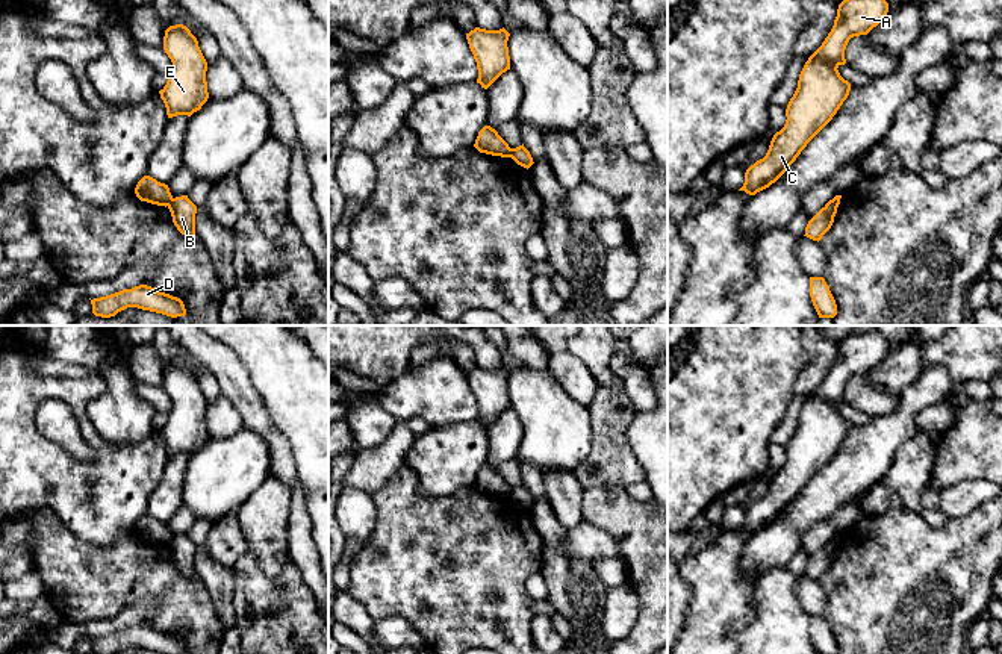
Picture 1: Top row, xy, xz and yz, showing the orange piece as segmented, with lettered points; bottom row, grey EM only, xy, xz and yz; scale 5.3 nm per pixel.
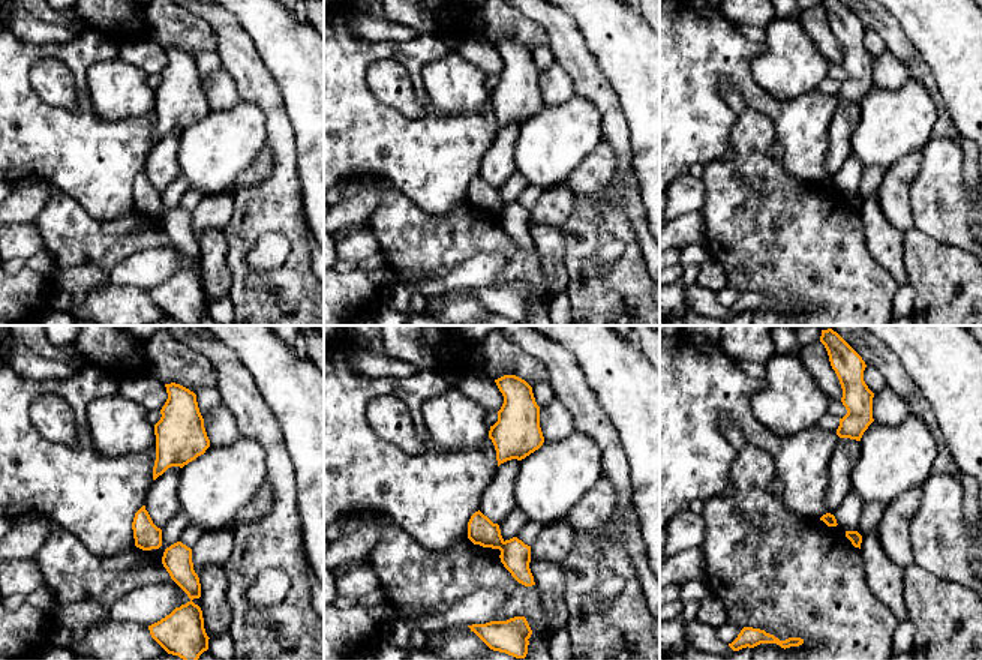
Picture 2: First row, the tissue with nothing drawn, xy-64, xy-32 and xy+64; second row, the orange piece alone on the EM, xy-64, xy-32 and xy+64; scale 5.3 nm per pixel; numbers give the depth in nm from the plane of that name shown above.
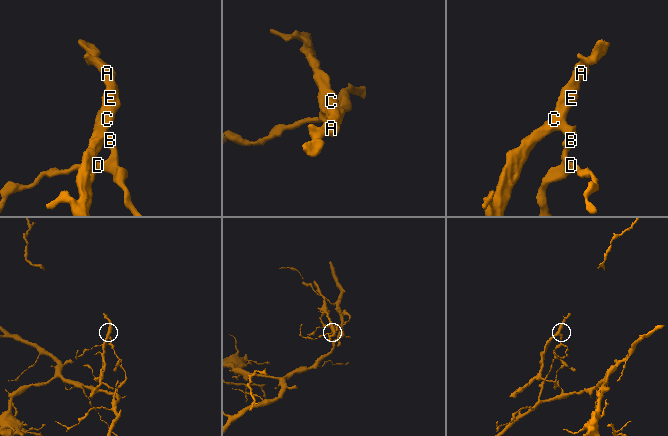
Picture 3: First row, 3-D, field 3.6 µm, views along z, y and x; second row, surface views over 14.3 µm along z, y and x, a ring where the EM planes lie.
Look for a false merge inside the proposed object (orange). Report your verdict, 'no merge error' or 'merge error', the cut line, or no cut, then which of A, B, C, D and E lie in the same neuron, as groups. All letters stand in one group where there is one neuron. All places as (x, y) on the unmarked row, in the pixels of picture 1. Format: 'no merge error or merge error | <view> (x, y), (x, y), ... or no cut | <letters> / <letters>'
merge error | xz (512, 488), (509, 495) | A C E / B D

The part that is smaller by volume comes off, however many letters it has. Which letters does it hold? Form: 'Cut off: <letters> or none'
Cut off: A, C, E

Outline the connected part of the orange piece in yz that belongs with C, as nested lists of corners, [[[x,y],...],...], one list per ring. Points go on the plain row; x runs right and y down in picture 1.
[[[876,329],[848,336],[839,344],[831,371],[799,413],[784,466],[773,474],[766,495],[746,509],[739,530],[755,534],[775,522],[832,459],[851,430],[851,422],[837,409],[846,403],[849,378],[867,374],[887,351],[888,342]]]

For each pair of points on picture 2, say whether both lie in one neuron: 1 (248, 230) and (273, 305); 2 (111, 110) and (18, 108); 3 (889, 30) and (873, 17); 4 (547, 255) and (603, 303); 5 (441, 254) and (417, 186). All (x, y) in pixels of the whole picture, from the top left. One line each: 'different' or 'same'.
1: same
2: different
3: same
4: different
5: different

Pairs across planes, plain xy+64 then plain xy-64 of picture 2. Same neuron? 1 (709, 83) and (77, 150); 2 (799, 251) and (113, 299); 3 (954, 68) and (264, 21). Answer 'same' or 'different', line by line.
1: same
2: different
3: same

